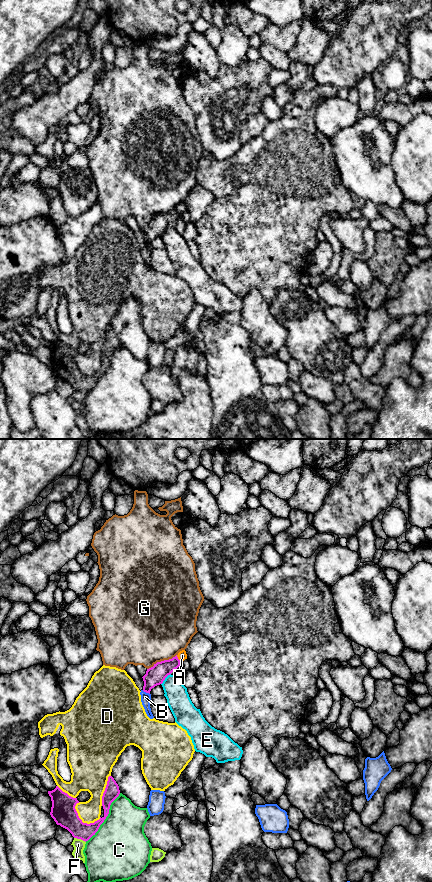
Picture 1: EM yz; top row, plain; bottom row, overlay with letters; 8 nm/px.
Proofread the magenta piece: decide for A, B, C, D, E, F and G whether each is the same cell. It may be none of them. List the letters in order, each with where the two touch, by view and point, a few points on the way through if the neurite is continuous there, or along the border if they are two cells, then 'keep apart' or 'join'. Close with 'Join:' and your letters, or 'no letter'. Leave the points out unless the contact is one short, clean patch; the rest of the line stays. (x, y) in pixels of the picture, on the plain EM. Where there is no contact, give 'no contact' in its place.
A: contact yz (178, 211); way yz (154, 228), (178, 211), (182, 207); join
B: contact yz (146, 244); keep apart
C: contact yz (105, 370); keep apart
D: contact yz (82, 374); keep apart
E: contact yz (164, 231); border yz (170, 225), (161, 236); keep apart
F: contact yz (80, 390); keep apart
G: contact yz (161, 213); border yz (176, 206), (171, 210), (157, 213), (147, 221); keep apart
Join: A

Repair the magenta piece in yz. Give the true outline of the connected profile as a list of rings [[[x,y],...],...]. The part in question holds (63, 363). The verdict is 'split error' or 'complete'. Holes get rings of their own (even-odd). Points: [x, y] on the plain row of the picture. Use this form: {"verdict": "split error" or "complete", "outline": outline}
{"verdict": "complete", "outline": [[[112,328],[108,329],[107,337],[102,348],[102,358],[104,368],[94,375],[83,375],[79,370],[75,358],[79,353],[77,350],[69,348],[58,338],[52,343],[48,343],[51,349],[52,359],[50,367],[57,377],[67,381],[74,390],[88,393],[98,383],[100,377],[109,366],[111,355],[119,348],[119,338]]]}

